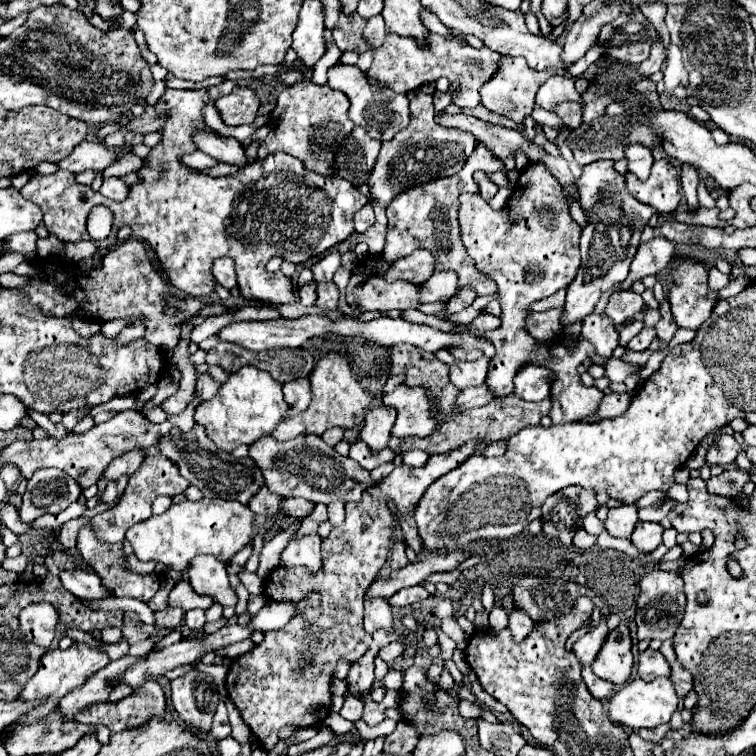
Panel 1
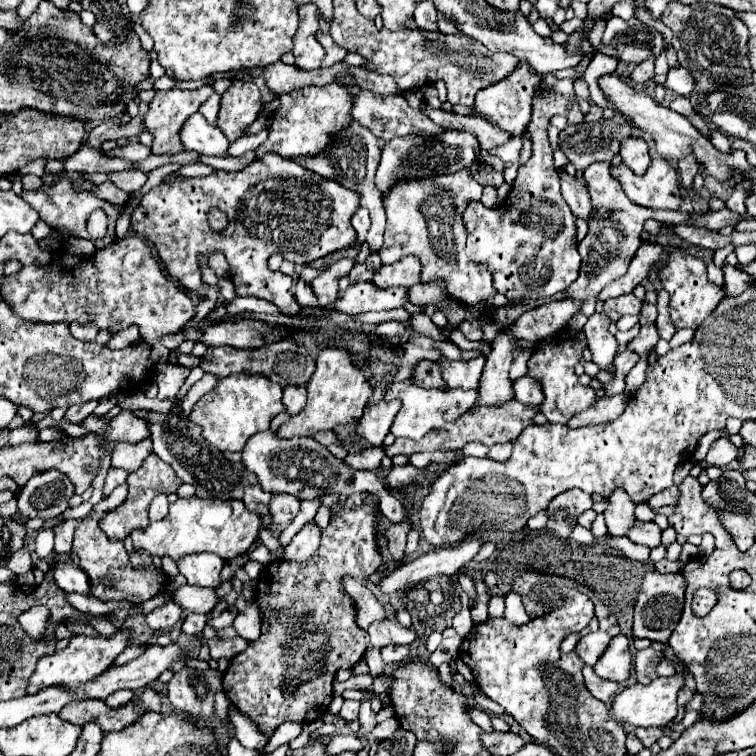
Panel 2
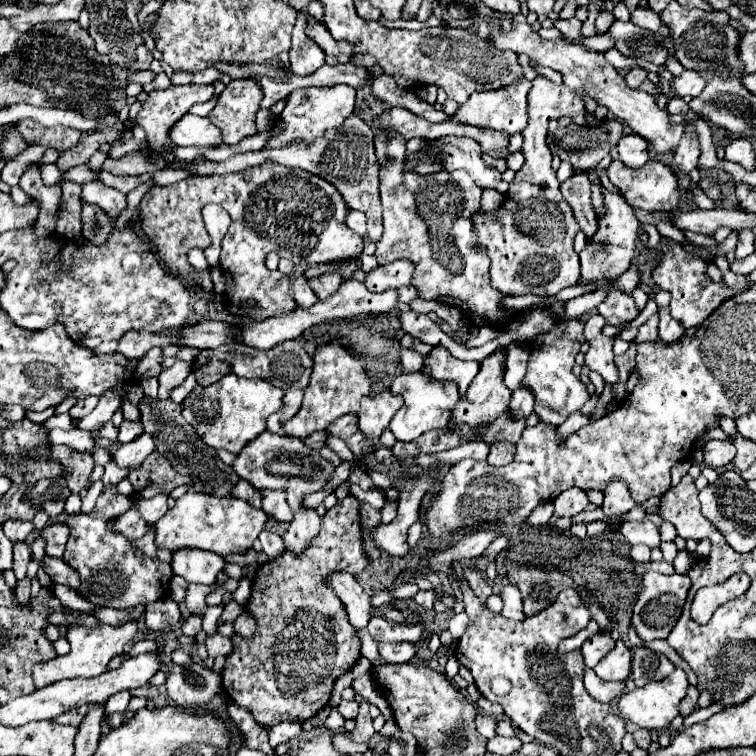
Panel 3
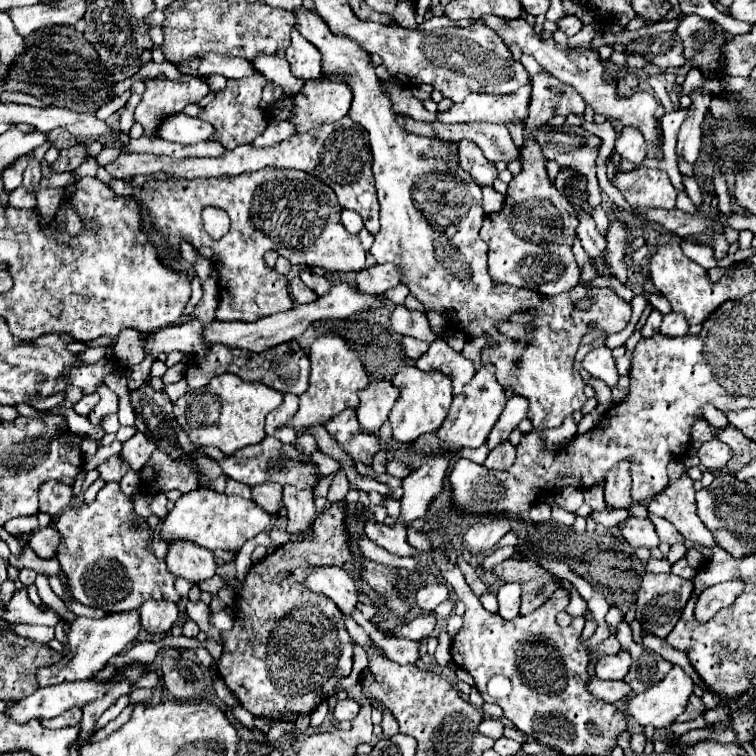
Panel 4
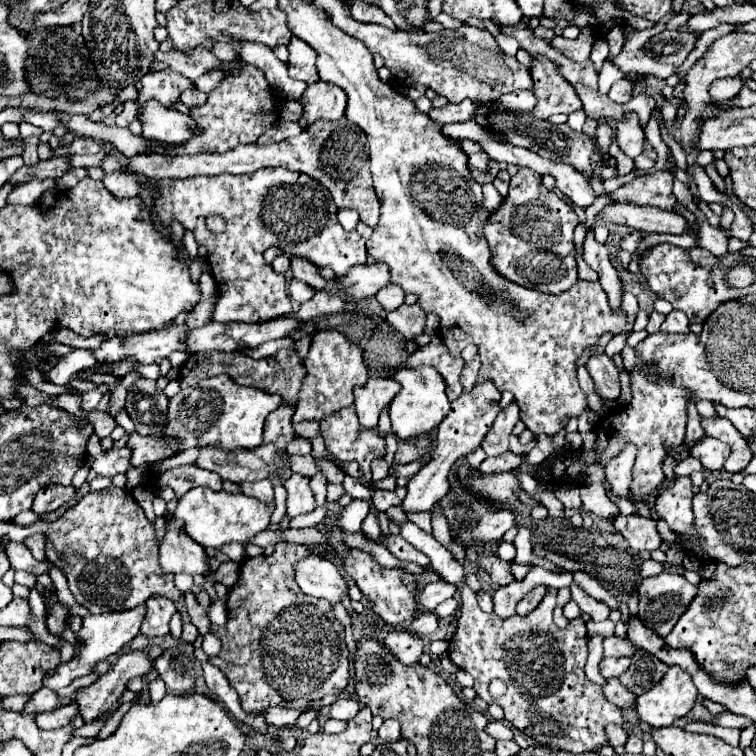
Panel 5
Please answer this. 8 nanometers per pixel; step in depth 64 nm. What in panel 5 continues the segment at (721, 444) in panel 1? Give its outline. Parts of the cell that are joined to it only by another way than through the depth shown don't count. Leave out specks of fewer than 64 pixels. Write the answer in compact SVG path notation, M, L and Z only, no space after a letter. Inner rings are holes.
M702 438L696 442L696 446L690 450L690 454L694 458L698 458L704 468L722 470L726 458L730 456L730 446L722 444L716 438Z

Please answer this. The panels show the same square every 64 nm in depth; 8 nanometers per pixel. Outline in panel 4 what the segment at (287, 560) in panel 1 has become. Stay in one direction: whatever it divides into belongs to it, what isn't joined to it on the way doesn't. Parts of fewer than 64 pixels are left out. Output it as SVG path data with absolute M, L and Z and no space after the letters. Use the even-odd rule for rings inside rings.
M284 486L284 508L286 508L288 534L300 536L312 530L316 516L312 490L298 490L294 486Z

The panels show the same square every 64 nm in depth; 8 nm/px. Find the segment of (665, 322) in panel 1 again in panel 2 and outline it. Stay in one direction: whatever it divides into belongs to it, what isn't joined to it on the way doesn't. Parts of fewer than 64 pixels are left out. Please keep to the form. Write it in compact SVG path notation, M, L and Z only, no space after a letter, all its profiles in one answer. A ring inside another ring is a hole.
M660 290L658 292L658 320L656 320L656 328L658 328L658 334L660 338L664 340L670 340L676 332L672 320L670 320L670 310L668 310L668 292L666 290Z

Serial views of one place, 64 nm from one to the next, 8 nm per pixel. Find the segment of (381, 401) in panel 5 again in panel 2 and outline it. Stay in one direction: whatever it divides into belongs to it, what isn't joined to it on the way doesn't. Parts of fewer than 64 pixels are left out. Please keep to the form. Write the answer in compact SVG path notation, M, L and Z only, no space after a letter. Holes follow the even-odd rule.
M378 402L378 404L368 404L360 422L356 424L356 432L372 446L382 446L386 434L390 432L392 420L400 410L400 402Z

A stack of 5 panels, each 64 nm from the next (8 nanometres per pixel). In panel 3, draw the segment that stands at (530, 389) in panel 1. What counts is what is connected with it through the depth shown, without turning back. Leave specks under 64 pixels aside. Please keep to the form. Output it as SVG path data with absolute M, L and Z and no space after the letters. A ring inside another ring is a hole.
M520 384L520 386L514 390L514 394L512 394L512 400L510 400L508 410L510 410L516 418L520 418L520 416L530 416L532 410L534 410L534 402L536 402L536 398L532 396L532 392L528 392L528 388L524 388L524 386Z

